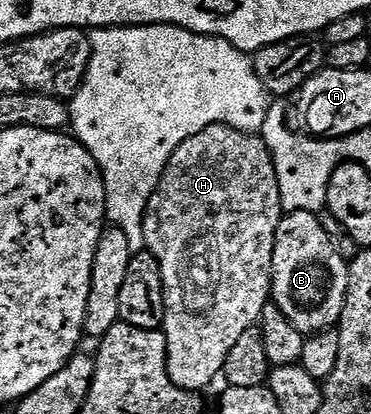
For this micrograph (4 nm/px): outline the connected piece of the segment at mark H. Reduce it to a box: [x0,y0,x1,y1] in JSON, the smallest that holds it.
[143,123,283,393]

